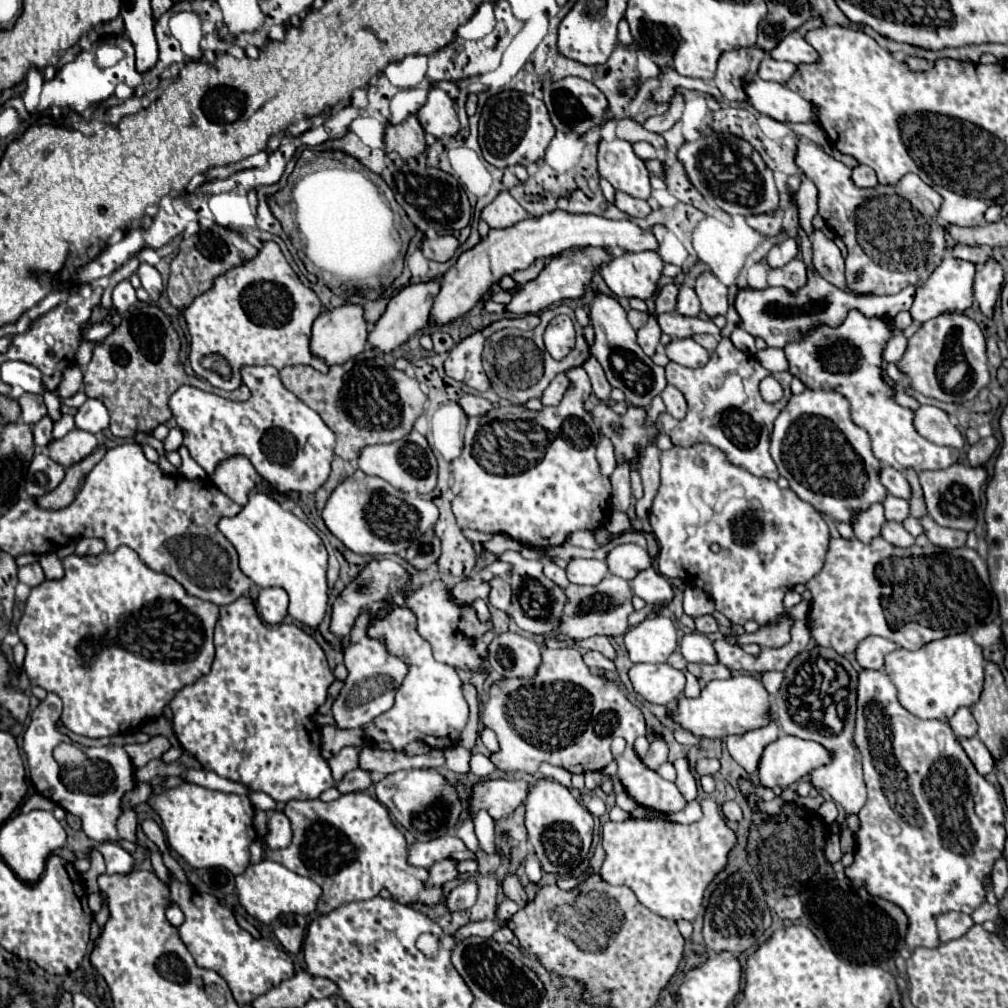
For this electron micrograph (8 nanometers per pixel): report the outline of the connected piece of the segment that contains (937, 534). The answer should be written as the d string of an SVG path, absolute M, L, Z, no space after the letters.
M929 516L921 520L925 534L929 536L929 542L939 546L939 548L963 548L967 534L963 530L949 530L949 528L941 528L939 524L935 524Z

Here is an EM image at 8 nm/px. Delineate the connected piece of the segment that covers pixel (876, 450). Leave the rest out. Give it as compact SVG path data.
M849 310L845 322L837 328L817 326L811 334L785 346L789 372L797 376L807 388L835 390L851 404L851 416L857 426L867 430L875 458L883 466L903 470L941 470L957 462L959 450L949 446L935 446L913 428L913 410L907 410L891 400L893 388L883 380L881 354L889 342L891 332L885 318L867 318L859 310Z

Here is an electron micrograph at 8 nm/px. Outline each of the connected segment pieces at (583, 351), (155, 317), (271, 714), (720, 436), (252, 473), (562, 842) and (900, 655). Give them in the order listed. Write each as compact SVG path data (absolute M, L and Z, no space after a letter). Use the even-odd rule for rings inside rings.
M563 304L549 308L549 310L543 310L541 312L541 324L535 328L535 330L529 330L529 332L523 332L523 330L517 330L517 328L503 328L499 332L495 332L487 342L485 342L485 350L483 350L483 368L491 380L491 386L495 390L495 394L499 398L505 398L513 404L525 404L527 400L531 398L539 398L543 394L543 390L551 384L551 380L559 374L559 372L565 372L569 368L577 368L581 366L589 354L589 346L583 338L583 326L577 322L574 310L563 306ZM559 314L569 314L572 319L575 330L577 330L577 344L573 348L573 352L563 358L561 362L549 358L549 356L537 356L537 348L545 351L543 342L543 333L545 326Z
M137 302L127 314L121 316L121 324L109 334L103 342L97 344L93 350L93 358L87 364L87 370L83 374L83 392L87 398L97 398L105 404L111 416L111 434L117 438L135 438L139 432L151 434L157 424L163 424L171 418L167 400L169 396L183 384L213 392L213 386L205 380L199 380L197 376L189 376L183 370L183 364L179 364L179 348L181 342L177 338L175 328L171 326L171 320L163 314L161 308L147 304L147 302Z
M249 596L219 608L213 644L215 660L211 672L183 686L169 704L173 710L173 730L183 750L197 758L205 770L213 770L221 778L239 782L255 792L265 792L275 802L319 798L323 790L335 784L331 768L321 756L321 726L311 720L327 700L327 690L335 680L321 646L295 624L263 624Z
M723 338L723 340L719 342L719 346L717 346L717 350L713 352L711 360L709 360L709 362L707 362L707 364L705 364L703 368L695 368L695 370L693 370L693 368L685 368L685 366L679 366L679 364L675 364L675 362L669 362L665 370L667 370L667 384L675 386L675 388L677 388L677 390L679 390L679 392L681 392L681 394L685 396L685 400L687 400L687 404L689 404L689 412L687 412L685 420L681 420L681 422L679 422L679 424L677 424L677 426L675 426L675 428L673 428L671 432L669 432L669 434L671 434L671 440L673 440L673 444L675 444L675 446L693 446L693 444L699 444L699 442L707 442L707 444L713 444L713 446L717 446L719 450L723 450L723 452L725 452L725 456L729 458L729 462L731 462L731 464L735 464L735 466L739 466L739 468L743 468L743 470L751 472L753 476L765 476L765 478L771 478L771 480L777 480L777 478L779 478L777 466L775 466L775 462L771 460L771 454L769 454L769 440L771 440L771 430L773 430L773 422L775 422L775 418L779 416L779 412L781 412L781 410L783 410L783 408L787 406L787 402L789 402L789 398L791 398L791 390L789 390L789 384L791 384L791 378L793 378L793 376L791 376L789 372L777 372L777 374L773 374L773 372L765 370L765 368L763 368L763 366L761 366L761 364L757 362L757 358L755 358L755 356L751 356L751 354L745 354L745 352L737 350L737 348L733 346L733 342L731 342L729 338ZM765 376L773 376L773 378L775 378L775 380L777 380L777 382L779 382L779 384L783 386L783 392L785 392L785 394L783 394L783 398L781 398L779 402L775 402L775 404L769 404L769 402L765 402L765 400L761 398L761 394L759 394L759 382L761 382L761 380L763 380ZM729 410L739 410L739 412L747 412L747 414L751 414L749 418L751 418L753 422L757 422L757 428L759 428L759 434L757 434L757 442L751 442L749 446L747 446L747 444L743 446L743 444L739 444L739 440L737 440L737 436L735 436L735 434L723 432L723 414L725 414L725 412L729 412Z
M233 456L217 466L211 482L235 504L245 506L249 492L261 482L261 476L245 456Z
M539 780L537 784L533 784L525 804L525 826L541 868L557 876L565 876L575 870L587 858L593 840L593 816L589 814L589 810L573 798L569 788L561 786L555 780Z
M955 634L911 652L897 648L885 658L885 672L899 692L899 702L917 718L949 720L961 706L973 706L983 690L983 650L969 634Z

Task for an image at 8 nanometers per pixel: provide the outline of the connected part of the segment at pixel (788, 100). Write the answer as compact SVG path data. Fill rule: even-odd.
M755 78L747 88L749 104L779 122L817 122L817 108L779 82Z

